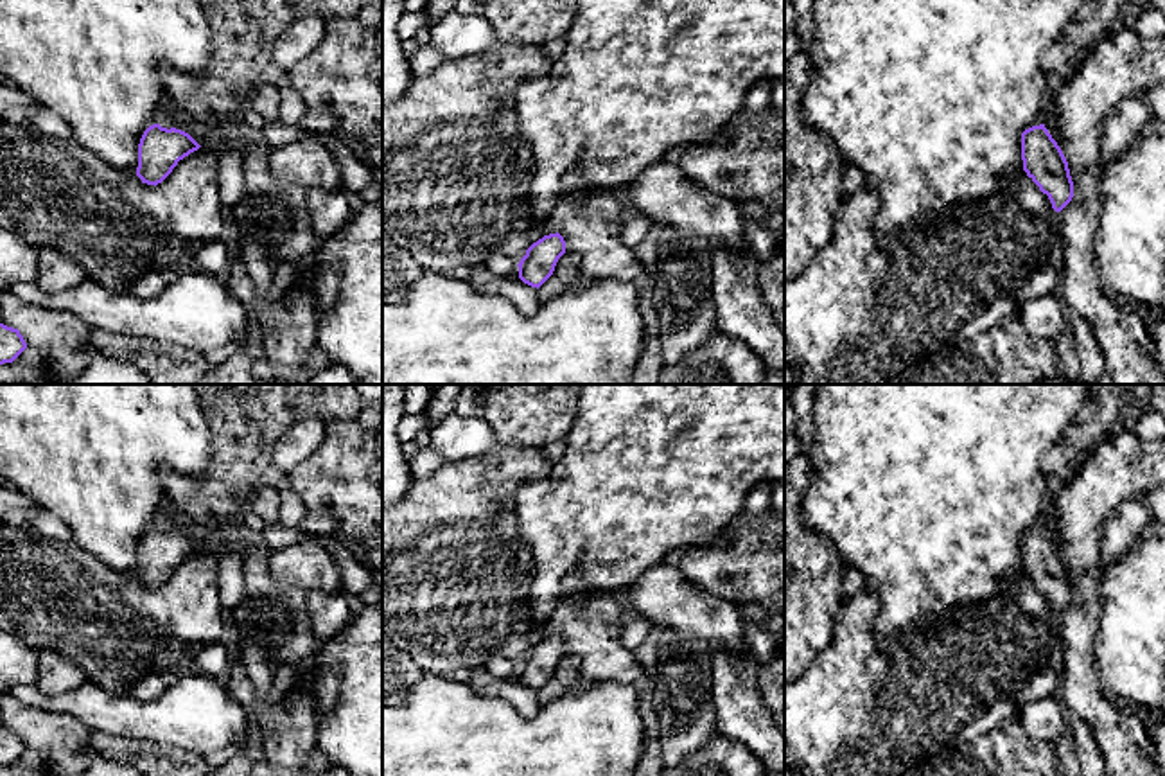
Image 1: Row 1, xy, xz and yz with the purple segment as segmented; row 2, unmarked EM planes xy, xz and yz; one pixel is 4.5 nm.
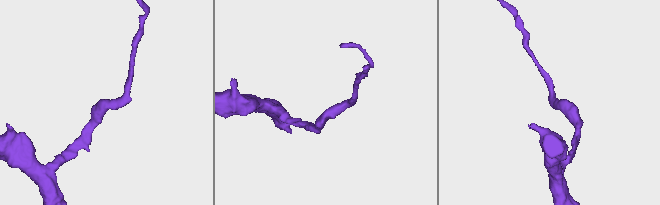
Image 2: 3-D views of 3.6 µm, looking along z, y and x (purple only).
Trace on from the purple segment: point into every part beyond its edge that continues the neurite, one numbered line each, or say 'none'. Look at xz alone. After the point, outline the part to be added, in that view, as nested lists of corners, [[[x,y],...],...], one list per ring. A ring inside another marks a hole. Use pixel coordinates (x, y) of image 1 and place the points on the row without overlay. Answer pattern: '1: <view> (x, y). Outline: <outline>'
none

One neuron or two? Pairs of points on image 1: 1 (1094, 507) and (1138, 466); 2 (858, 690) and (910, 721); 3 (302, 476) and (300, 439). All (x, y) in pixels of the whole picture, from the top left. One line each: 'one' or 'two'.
1: one
2: one
3: two

